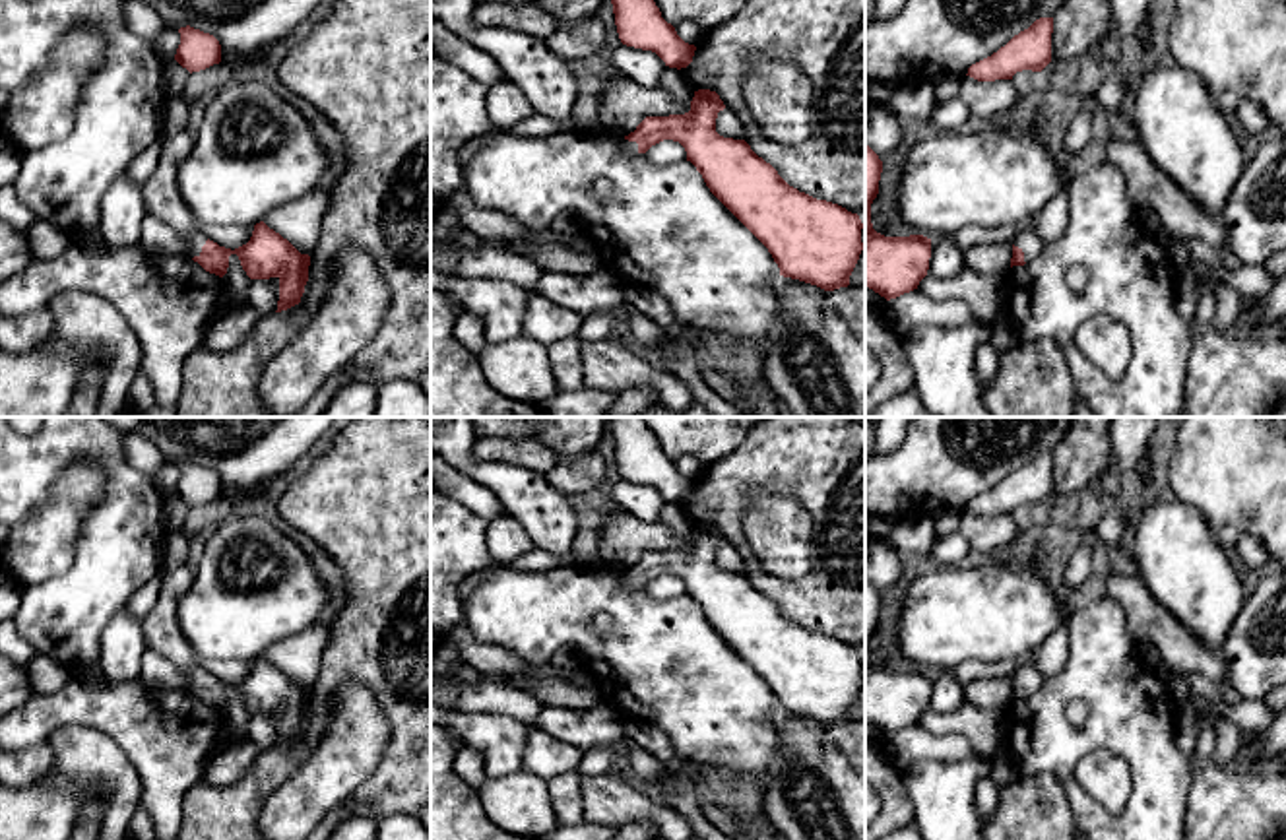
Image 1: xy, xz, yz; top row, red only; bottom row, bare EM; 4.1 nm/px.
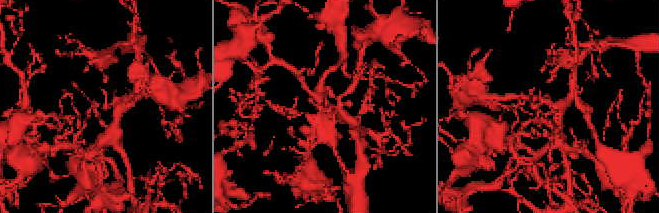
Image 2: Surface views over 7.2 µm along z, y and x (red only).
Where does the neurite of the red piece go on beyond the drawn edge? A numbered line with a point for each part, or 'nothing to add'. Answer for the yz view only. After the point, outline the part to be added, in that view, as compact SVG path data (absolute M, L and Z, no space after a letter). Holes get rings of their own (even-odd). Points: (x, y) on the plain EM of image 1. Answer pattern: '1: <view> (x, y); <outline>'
1: yz (1030, 676); M1026 660L1013 679L1024 687L1026 698L1030 698L1045 681L1034 660Z

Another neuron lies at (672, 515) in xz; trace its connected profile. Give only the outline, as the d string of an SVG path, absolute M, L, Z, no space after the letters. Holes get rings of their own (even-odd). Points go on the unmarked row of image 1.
M665 502L659 512L659 522L665 524L679 537L689 537L694 532L694 524L677 502Z

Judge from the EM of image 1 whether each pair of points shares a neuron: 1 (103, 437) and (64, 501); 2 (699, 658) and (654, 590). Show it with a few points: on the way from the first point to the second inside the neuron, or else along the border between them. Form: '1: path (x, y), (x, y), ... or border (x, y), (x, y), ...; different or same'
1: border (105, 474), (97, 464), (76, 458), (51, 489); different
2: border (642, 588), (654, 600), (670, 600), (685, 592); different

